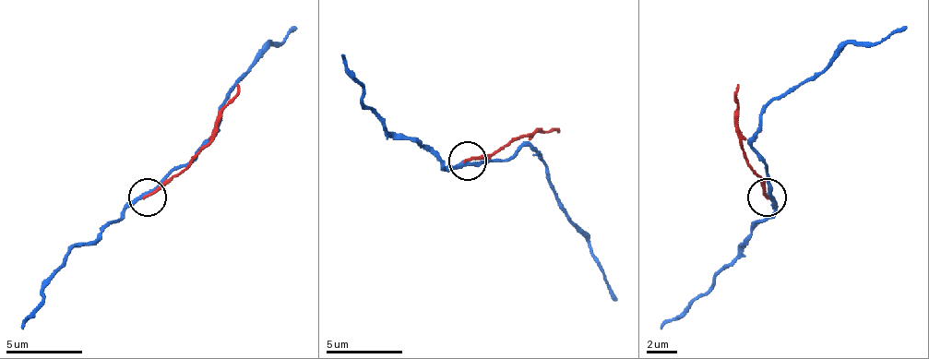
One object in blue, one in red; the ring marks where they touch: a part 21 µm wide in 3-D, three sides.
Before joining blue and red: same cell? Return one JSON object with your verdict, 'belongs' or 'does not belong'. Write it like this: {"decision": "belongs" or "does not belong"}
{"decision": "does not belong"}

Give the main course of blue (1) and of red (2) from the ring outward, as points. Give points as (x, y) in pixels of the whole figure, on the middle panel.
1: (467, 163), (508, 160), (524, 144), (539, 156), (558, 206), (589, 240), (597, 267), (616, 301)
2: (467, 160), (489, 160), (508, 140), (558, 133)

